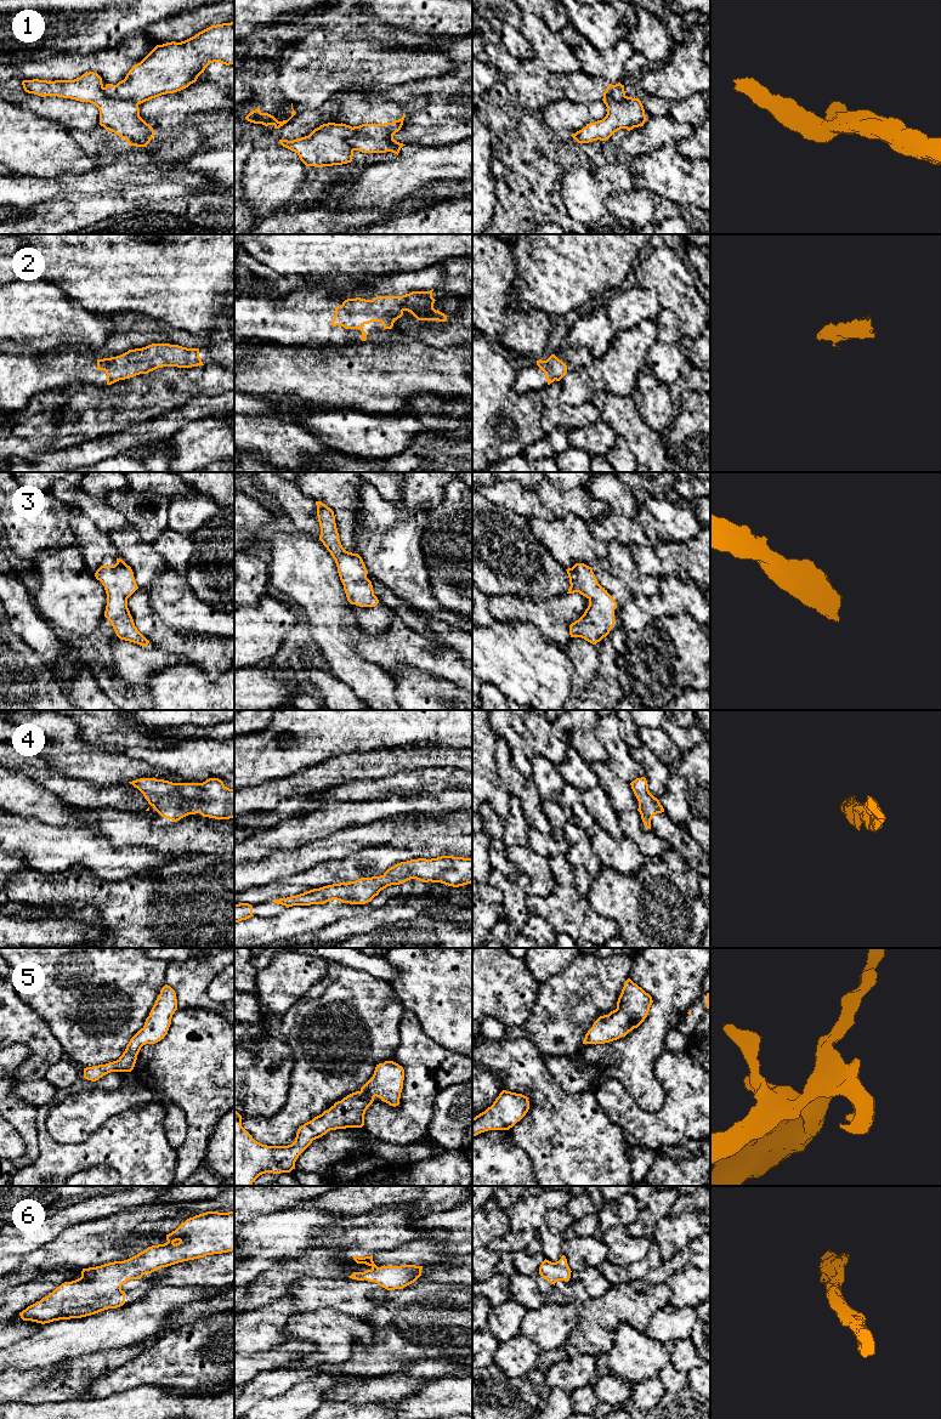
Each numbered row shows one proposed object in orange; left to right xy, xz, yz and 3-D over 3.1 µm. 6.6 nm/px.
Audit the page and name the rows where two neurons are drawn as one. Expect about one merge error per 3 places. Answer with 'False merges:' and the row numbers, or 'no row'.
False merges: 1

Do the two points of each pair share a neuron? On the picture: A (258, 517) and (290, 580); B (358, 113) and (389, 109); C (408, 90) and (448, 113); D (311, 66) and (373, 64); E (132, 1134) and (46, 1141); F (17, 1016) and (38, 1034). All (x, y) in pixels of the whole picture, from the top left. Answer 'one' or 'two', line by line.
A: two
B: one
C: one
D: one
E: one
F: one

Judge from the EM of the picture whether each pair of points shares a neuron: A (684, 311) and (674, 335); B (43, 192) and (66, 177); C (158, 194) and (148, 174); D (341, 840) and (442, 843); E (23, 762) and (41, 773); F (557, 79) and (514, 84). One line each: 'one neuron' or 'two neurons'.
A: two neurons
B: one neuron
C: two neurons
D: two neurons
E: one neuron
F: two neurons

